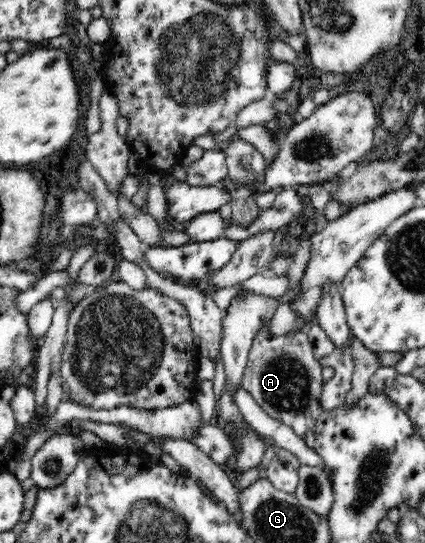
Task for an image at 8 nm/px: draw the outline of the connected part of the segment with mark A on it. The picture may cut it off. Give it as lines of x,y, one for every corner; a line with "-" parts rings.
264,322
254,339
241,386
250,392
265,414
288,424
294,433
304,437
306,430
314,428
323,413
320,407
323,367
317,363
312,344
304,331
271,338
266,332
268,323

